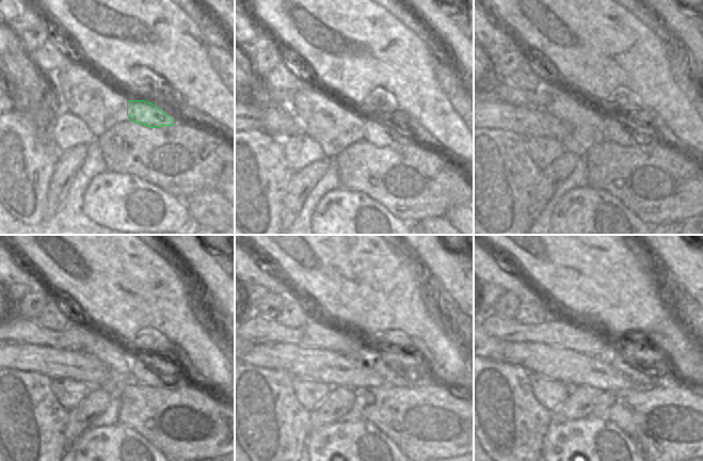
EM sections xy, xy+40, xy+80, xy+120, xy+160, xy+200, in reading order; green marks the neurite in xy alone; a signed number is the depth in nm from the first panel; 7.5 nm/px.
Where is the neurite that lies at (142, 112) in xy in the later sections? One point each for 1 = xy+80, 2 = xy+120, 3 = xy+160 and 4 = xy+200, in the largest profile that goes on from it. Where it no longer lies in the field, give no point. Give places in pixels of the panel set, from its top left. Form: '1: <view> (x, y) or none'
1: xy+80 (635, 131)
2: xy+120 (160, 371)
3: xy+160 (399, 370)
4: xy+200 (638, 369)

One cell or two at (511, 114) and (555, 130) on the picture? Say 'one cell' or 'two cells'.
one cell

